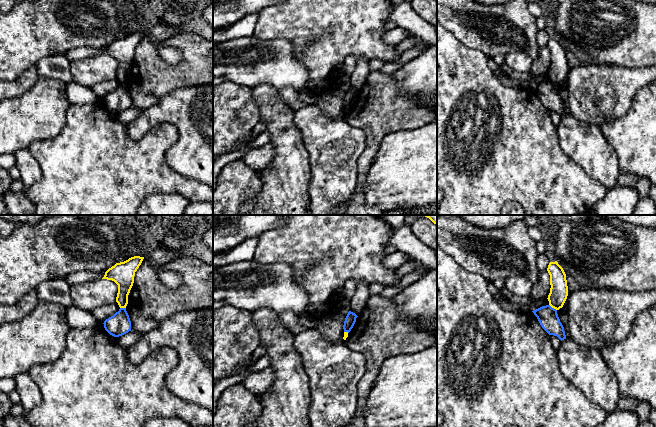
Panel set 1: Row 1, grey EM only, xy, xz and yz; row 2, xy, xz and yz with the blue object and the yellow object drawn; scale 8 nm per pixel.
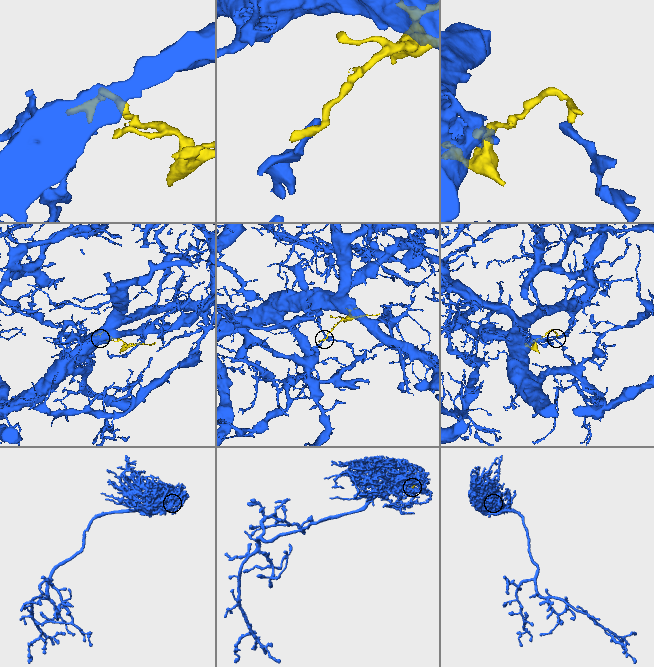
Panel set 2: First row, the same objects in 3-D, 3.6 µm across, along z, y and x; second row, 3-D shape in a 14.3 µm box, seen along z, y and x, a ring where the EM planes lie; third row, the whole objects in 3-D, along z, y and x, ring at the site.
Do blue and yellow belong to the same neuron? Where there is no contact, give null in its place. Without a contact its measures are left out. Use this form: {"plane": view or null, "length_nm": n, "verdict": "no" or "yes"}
{"plane": "yz", "length_nm": 80, "verdict": "no"}

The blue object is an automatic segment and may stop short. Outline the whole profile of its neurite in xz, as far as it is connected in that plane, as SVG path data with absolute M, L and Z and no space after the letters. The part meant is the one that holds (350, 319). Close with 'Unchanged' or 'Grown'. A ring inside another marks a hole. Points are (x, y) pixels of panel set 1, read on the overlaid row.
M351 311L348 312L348 314L345 318L345 321L344 321L344 325L343 325L344 332L349 333L351 331L351 329L353 328L355 322L356 322L357 317L358 316L355 313L353 313Z. Unchanged

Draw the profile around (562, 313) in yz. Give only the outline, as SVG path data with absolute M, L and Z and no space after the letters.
M565 301L563 307L560 308L559 310L557 310L557 314L560 319L560 322L562 323L562 325L564 327L566 339L571 338L571 332L569 329L569 320L568 320L568 308L567 308L566 301Z

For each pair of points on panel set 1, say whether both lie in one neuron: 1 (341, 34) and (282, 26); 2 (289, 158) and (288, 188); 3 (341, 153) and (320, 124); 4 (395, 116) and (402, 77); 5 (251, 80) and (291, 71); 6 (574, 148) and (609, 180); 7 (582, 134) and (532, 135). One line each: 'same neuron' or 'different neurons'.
1: same neuron
2: same neuron
3: same neuron
4: different neurons
5: same neuron
6: same neuron
7: different neurons

